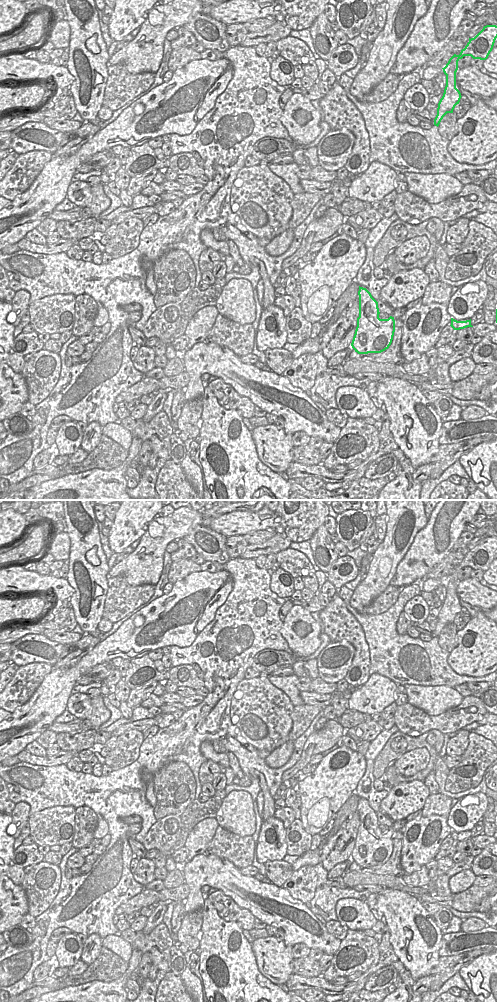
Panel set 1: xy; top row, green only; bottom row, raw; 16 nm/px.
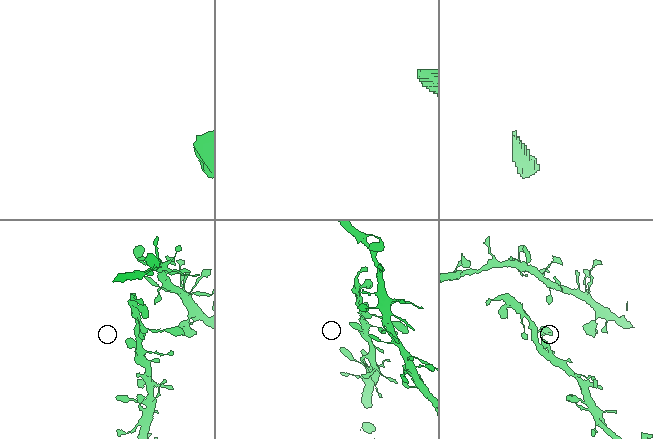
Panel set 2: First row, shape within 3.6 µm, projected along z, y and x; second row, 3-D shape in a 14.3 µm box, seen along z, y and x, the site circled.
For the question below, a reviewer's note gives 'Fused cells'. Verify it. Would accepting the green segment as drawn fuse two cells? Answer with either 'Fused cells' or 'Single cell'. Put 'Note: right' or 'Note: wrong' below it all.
Single cell
Note: wrong

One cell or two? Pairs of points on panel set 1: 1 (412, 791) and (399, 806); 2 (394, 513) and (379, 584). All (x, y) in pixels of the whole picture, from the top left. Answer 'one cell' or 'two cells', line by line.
1: one cell
2: one cell

